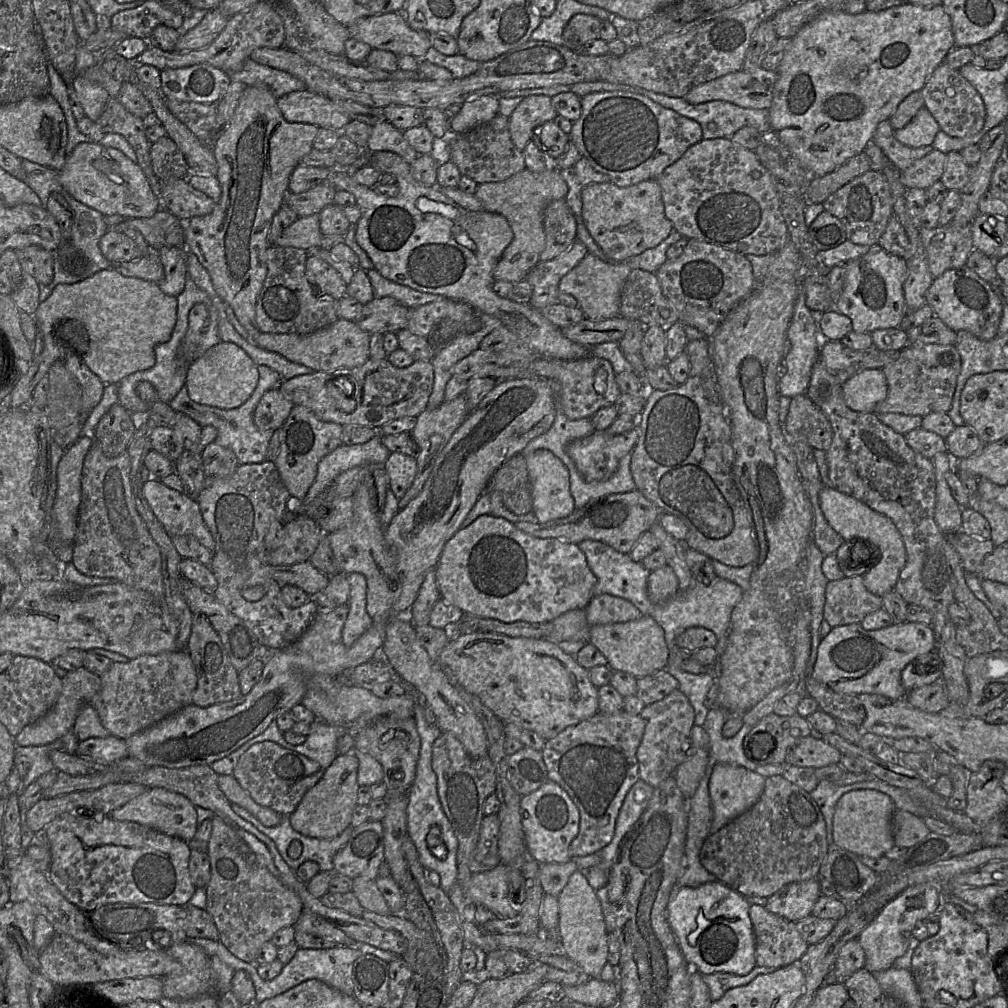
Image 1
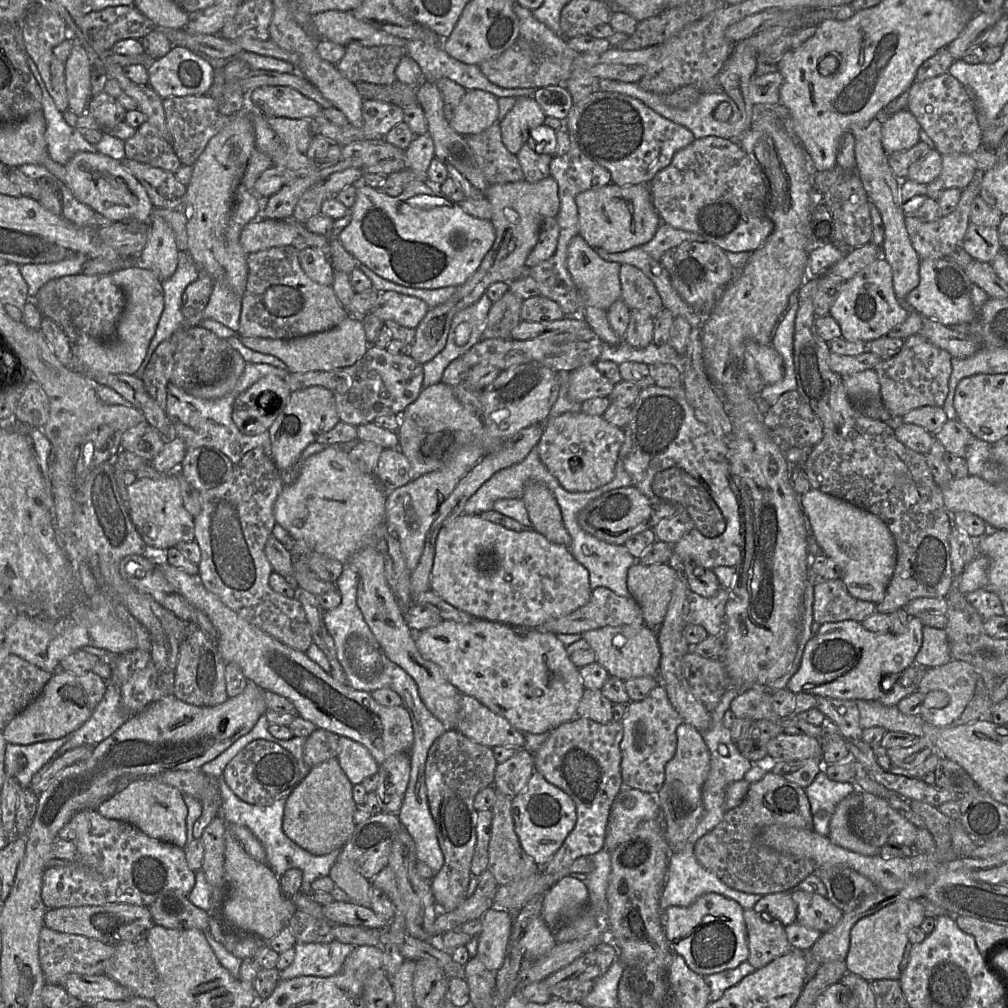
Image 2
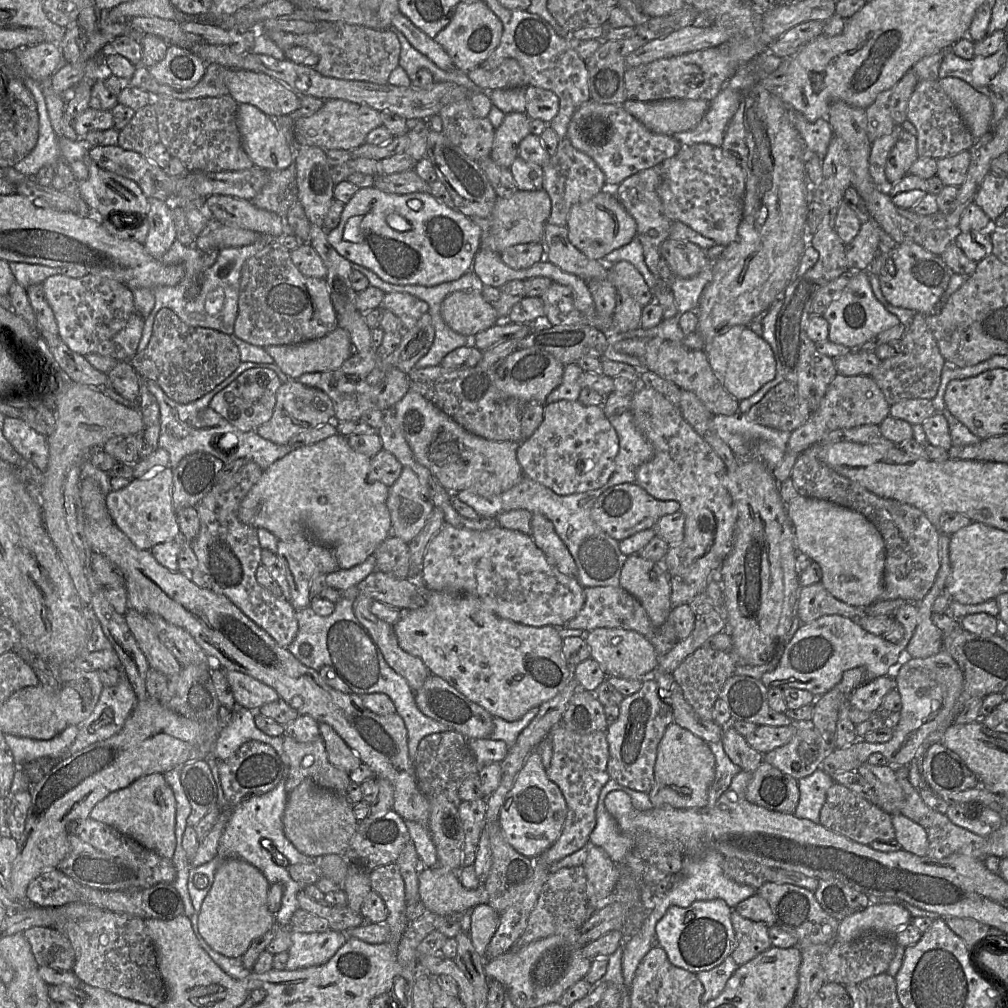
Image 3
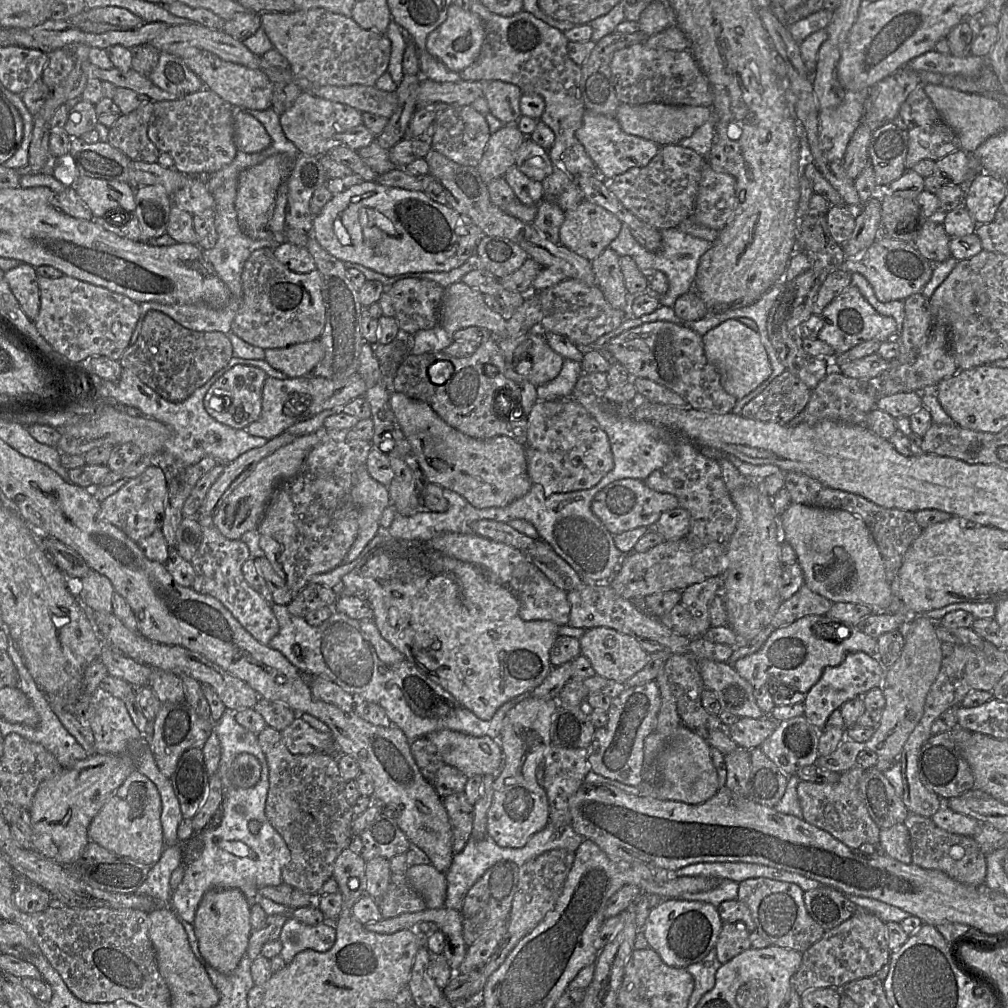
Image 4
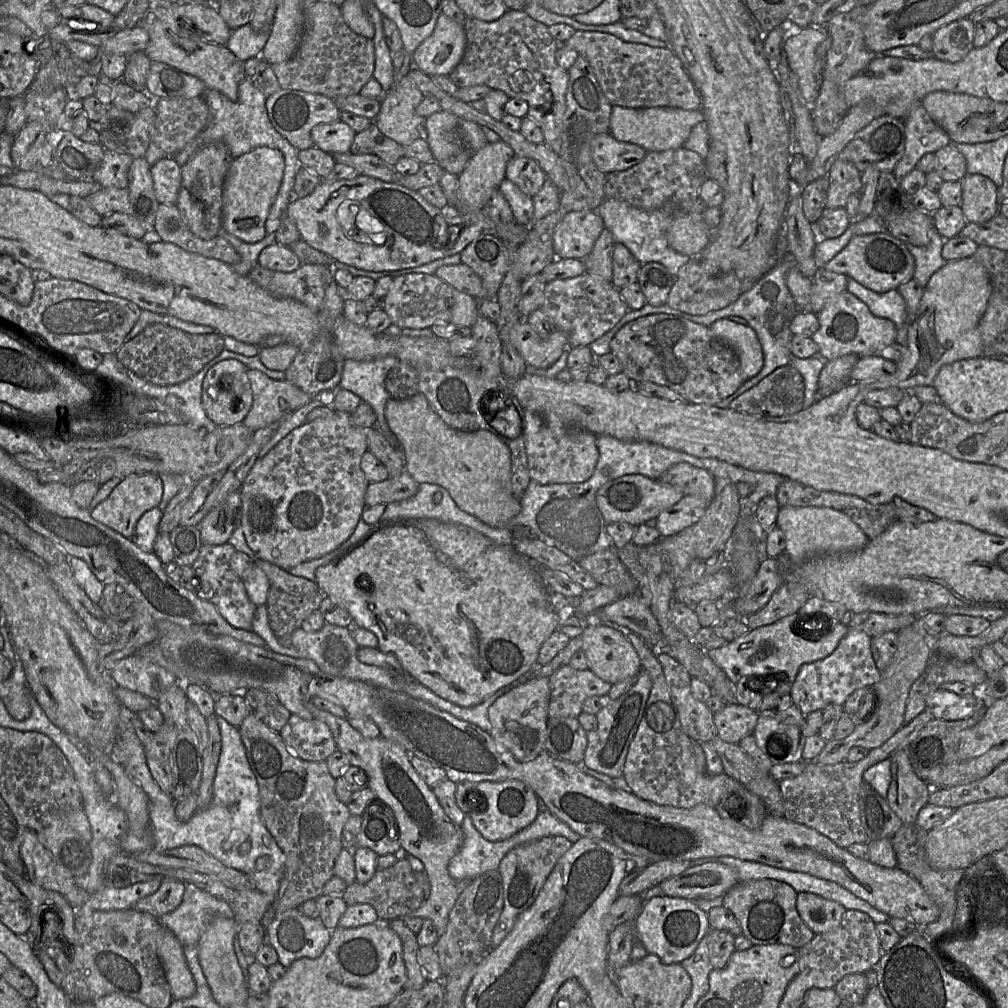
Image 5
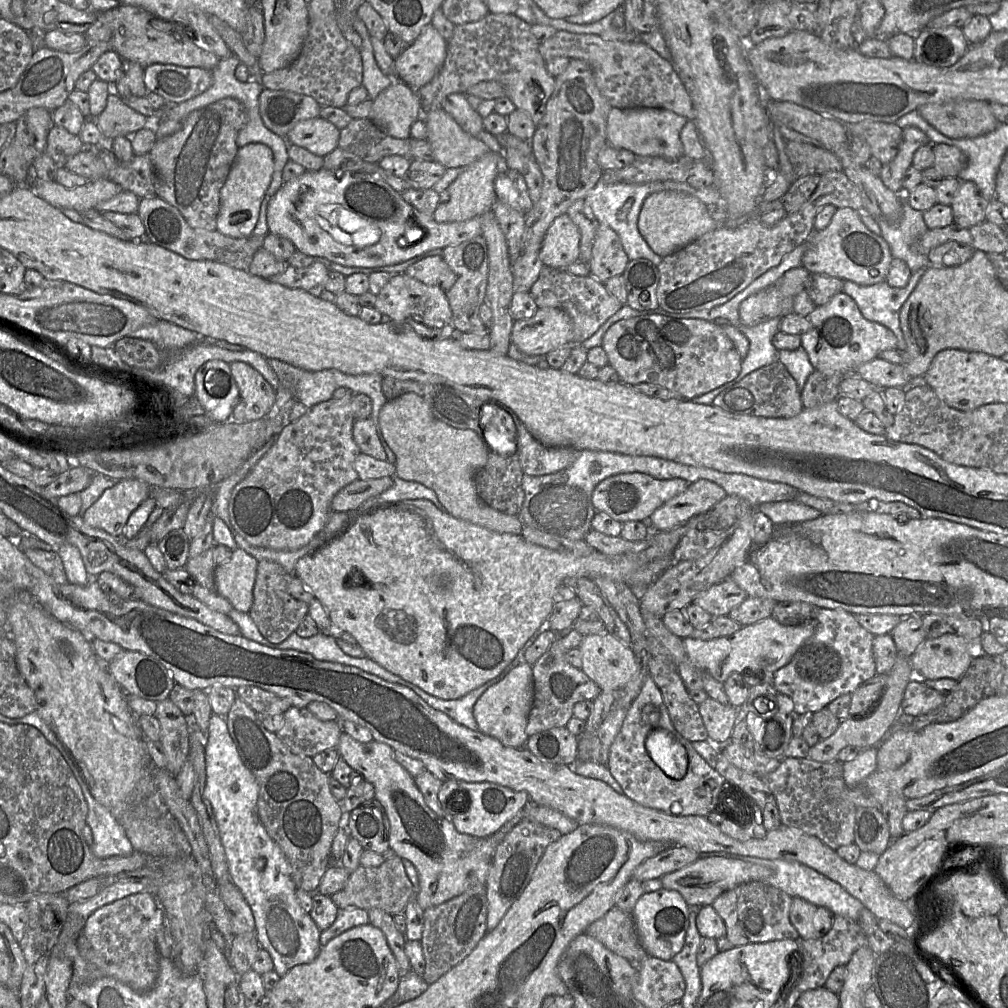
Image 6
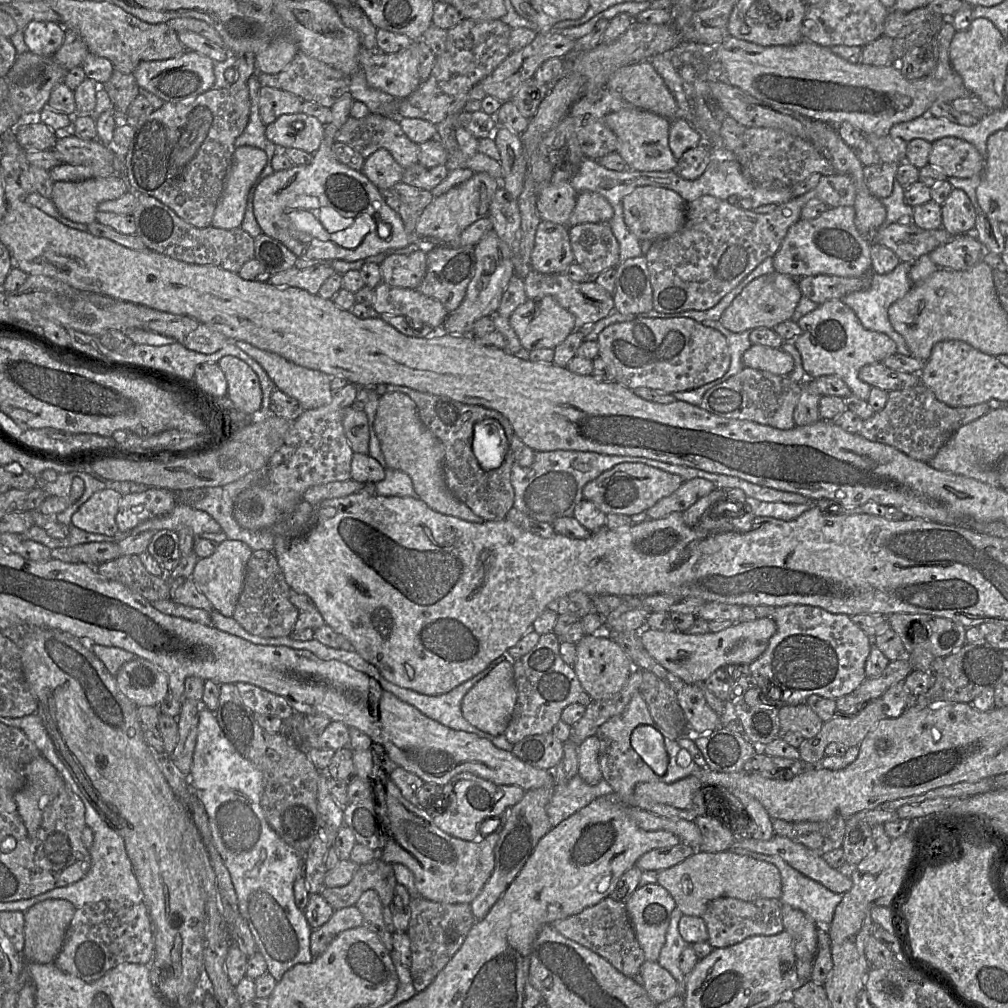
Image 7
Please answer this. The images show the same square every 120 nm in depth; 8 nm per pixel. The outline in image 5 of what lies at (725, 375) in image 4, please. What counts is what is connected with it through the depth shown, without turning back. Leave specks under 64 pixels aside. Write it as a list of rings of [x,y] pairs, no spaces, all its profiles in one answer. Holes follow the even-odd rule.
[[[728,318],[715,321],[710,328],[718,339],[736,351],[740,360],[743,382],[761,371],[764,364],[763,349],[754,329]]]

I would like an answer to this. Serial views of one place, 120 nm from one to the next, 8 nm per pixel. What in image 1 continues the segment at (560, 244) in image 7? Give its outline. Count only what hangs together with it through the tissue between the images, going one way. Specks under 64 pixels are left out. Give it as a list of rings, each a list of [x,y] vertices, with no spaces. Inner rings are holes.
[[[656,179],[627,187],[612,182],[590,183],[581,191],[582,219],[593,240],[612,261],[621,263],[659,245],[674,230],[666,217]]]

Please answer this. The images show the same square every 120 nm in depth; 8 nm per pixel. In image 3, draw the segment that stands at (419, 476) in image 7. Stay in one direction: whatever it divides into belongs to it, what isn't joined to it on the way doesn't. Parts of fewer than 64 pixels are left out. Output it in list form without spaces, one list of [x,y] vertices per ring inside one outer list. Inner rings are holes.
[[[411,390],[396,403],[395,413],[416,460],[428,468],[450,493],[467,490],[488,498],[511,489],[523,479],[524,473],[517,458],[520,442],[493,441],[477,436],[465,430],[425,397]]]

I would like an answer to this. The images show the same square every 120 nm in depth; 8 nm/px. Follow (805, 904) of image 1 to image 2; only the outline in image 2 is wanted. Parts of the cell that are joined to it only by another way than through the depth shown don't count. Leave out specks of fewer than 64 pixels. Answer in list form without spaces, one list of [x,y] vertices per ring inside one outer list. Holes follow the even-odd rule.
[[[791,891],[763,895],[754,905],[753,910],[765,918],[780,922],[783,926],[795,922],[797,916]]]

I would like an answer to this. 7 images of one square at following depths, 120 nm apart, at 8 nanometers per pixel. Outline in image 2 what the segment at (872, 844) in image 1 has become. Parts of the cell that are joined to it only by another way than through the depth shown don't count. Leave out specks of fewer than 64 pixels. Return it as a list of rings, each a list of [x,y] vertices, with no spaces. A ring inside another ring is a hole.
[[[854,792],[837,804],[830,820],[828,837],[832,843],[844,849],[865,856],[877,856],[880,854],[880,847],[865,842],[851,826],[851,816],[860,803],[861,794]]]

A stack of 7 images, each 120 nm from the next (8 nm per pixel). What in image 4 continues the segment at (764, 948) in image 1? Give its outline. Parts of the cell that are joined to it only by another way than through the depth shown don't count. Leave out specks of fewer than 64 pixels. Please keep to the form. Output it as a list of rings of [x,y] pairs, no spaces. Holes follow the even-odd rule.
[[[742,922],[723,924],[714,948],[720,963],[724,965],[742,952],[751,949],[749,937],[750,932]]]

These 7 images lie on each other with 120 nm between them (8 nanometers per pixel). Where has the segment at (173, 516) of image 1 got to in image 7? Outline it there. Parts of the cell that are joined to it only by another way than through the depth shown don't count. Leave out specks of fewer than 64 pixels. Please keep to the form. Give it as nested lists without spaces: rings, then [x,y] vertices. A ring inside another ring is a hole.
[[[113,489],[94,493],[72,515],[71,525],[94,534],[113,537],[119,532],[116,515],[122,494]]]

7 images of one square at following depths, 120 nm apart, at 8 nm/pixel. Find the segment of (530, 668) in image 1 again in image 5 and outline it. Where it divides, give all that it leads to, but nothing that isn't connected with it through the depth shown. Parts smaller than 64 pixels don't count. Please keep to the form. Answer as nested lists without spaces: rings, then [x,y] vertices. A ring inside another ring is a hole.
[[[400,518],[379,522],[368,536],[352,550],[320,566],[315,573],[315,582],[320,591],[339,606],[346,609],[353,618],[353,625],[373,632],[378,639],[377,648],[393,654],[404,670],[418,683],[436,695],[461,707],[473,707],[482,703],[499,689],[511,684],[520,675],[536,664],[542,644],[561,626],[569,626],[569,618],[575,612],[574,604],[562,602],[559,608],[555,596],[546,590],[540,578],[540,570],[529,558],[518,553],[513,546],[498,545],[476,530],[462,524],[442,522],[436,519]]]

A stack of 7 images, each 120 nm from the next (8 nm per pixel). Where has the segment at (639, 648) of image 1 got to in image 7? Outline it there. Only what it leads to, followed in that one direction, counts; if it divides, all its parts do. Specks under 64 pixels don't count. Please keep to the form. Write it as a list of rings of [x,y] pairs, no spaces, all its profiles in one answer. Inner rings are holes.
[[[603,633],[585,635],[576,644],[576,660],[572,667],[592,701],[608,699],[617,694],[635,668],[620,645]]]

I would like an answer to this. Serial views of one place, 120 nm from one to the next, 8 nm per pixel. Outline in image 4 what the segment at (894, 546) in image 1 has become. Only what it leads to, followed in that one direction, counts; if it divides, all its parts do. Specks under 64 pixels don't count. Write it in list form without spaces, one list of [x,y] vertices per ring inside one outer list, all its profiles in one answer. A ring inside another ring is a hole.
[[[799,503],[790,504],[779,517],[782,541],[789,543],[795,551],[797,564],[803,571],[805,585],[813,592],[832,603],[864,604],[879,614],[906,613],[910,619],[917,616],[908,611],[902,601],[892,593],[878,545],[860,517],[841,509],[826,509]]]

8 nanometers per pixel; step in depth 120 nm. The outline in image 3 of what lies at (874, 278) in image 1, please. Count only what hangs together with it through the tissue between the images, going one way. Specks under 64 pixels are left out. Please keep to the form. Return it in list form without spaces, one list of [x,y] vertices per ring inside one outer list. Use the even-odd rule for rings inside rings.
[[[867,270],[854,272],[846,287],[825,310],[823,317],[827,320],[829,326],[827,340],[857,350],[878,334],[900,324],[898,317],[888,312],[876,299],[869,276]]]

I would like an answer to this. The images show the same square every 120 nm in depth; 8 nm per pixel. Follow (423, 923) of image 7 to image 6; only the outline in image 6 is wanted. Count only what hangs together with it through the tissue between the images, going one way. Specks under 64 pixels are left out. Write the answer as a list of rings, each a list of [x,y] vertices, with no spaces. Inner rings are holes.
[[[486,884],[470,887],[464,893],[438,906],[424,910],[424,927],[420,943],[425,958],[423,980],[432,984],[464,960],[487,934]]]

